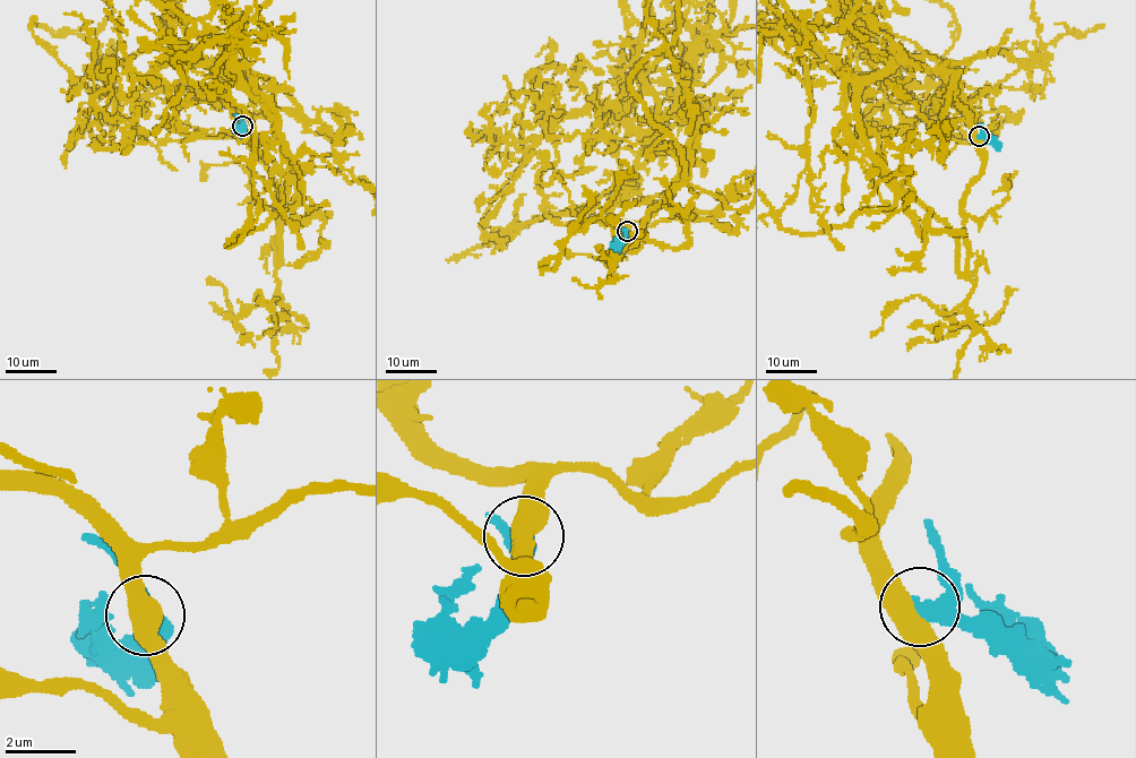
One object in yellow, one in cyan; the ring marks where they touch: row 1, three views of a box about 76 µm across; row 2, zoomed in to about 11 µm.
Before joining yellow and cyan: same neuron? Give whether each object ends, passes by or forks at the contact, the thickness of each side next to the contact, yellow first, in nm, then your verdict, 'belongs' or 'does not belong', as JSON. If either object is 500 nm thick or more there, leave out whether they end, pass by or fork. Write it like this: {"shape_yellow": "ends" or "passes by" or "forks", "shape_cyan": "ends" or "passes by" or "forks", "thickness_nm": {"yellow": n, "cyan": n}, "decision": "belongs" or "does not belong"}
{"thickness_nm": {"yellow": 550, "cyan": 360}, "decision": "does not belong"}

